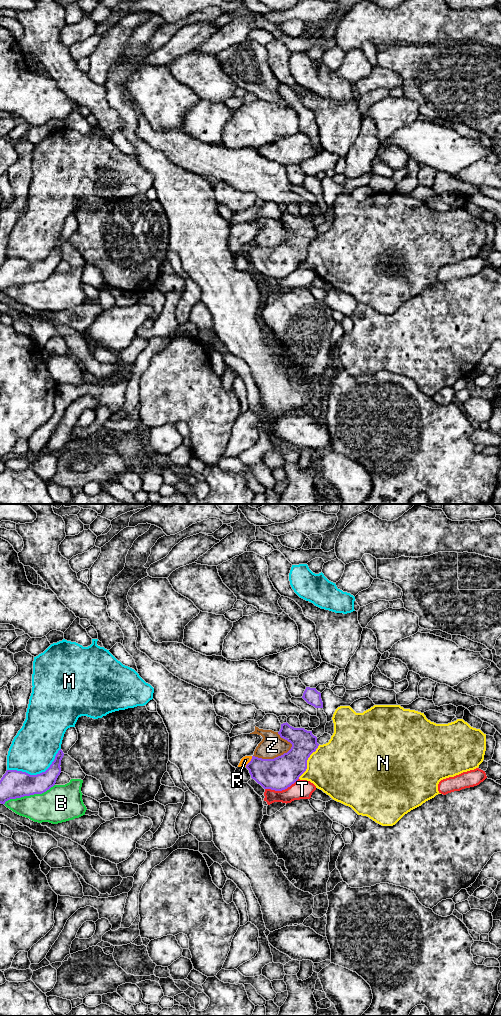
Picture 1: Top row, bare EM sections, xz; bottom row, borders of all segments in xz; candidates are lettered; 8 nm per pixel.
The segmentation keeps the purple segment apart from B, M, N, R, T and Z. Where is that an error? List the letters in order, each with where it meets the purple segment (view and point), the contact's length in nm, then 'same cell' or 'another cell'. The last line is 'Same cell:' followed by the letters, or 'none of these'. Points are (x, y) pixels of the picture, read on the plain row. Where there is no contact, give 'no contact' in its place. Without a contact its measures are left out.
B: contact xz (28, 283); length 440 nm; another cell
M: contact xz (37, 262); length 460 nm; another cell
N: contact xz (306, 250); length 320 nm; another cell
R: contact xz (250, 249); length 110 nm; same cell
T: contact xz (281, 278); length 280 nm; another cell
Z: contact xz (274, 246); length 340 nm; another cell
Same cell: R

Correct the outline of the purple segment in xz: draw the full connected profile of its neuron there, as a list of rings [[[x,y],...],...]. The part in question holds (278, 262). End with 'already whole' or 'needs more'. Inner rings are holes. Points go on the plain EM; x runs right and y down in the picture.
[[[287,210],[278,220],[281,226],[292,232],[291,237],[274,247],[245,244],[238,255],[246,255],[251,266],[264,277],[282,279],[294,272],[307,257],[307,248],[319,232],[312,219],[294,216]]] | needs more

